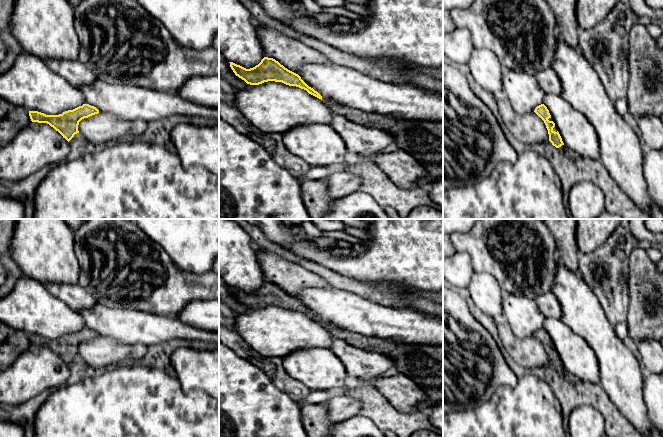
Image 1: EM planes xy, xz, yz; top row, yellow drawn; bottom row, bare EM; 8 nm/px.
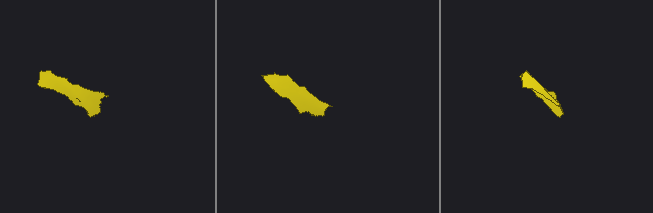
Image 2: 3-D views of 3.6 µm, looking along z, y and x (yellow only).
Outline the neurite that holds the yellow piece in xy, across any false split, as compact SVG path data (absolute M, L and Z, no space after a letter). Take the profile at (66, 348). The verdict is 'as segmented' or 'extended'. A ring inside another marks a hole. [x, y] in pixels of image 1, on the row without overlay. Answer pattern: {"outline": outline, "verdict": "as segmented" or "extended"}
{"outline": "M83 328L59 339L46 339L38 335L29 335L29 340L32 346L49 348L69 366L75 358L79 357L79 346L98 337L99 334L96 331Z", "verdict": "as segmented"}

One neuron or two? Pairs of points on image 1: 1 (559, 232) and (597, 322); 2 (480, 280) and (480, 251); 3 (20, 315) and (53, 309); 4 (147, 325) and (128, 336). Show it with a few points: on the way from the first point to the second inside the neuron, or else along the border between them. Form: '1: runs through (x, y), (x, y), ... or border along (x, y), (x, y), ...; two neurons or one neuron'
1: border along (559, 260), (574, 273), (579, 274); two neurons
2: border along (466, 253), (475, 272), (488, 272), (500, 285); two neurons
3: runs through (28, 312), (45, 312); one neuron
4: runs through (142, 325), (133, 331); one neuron

